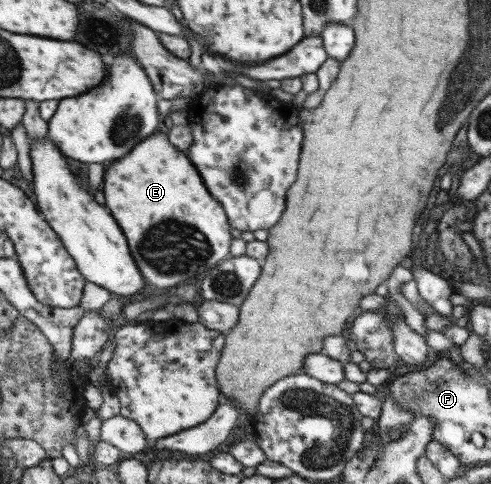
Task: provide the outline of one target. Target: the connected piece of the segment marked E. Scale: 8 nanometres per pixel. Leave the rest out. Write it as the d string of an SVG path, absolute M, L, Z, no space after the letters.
M164 127L143 139L143 142L137 142L129 154L109 166L101 184L105 209L119 225L126 238L129 254L146 285L155 288L178 286L202 272L209 271L229 254L233 238L229 233L230 226L224 211L207 192L199 173L191 165L185 152L177 151L167 141Z

